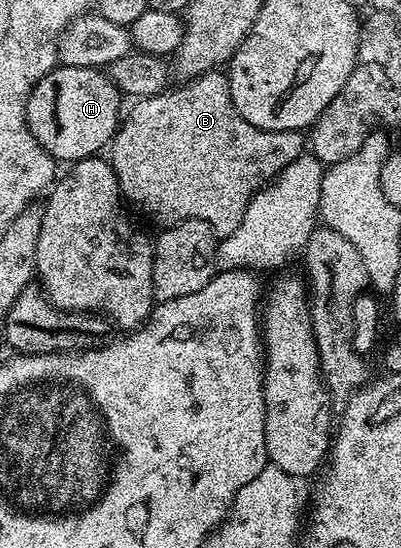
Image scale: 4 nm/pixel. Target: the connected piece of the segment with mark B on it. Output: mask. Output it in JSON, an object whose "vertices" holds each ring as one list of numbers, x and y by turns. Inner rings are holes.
{"vertices":[[214,70,211,72,205,72,202,76,198,76,196,78,190,79,188,82,182,83,185,84,182,88,174,87,172,90,166,90,161,92,157,96,152,96,151,98,143,98,142,100,136,101,132,106,133,109,128,109,127,115,122,119,116,134,114,134,111,141,111,153,113,152,113,156,111,155,111,163,113,165,113,169,115,170,115,174,117,175,117,181,119,182,119,186,121,187,121,195,124,197,126,201,130,205,133,204,137,208,142,208,143,211,146,212,147,215,150,216,151,219,154,220,155,223,161,224,157,226,168,226,170,224,178,224,179,222,183,222,184,220,205,220,210,224,213,228,213,233,216,234,217,237,222,238,224,236,229,236,235,233,235,230,238,229,239,224,243,221,244,211,247,210,248,204,251,202,252,198,261,188,264,188,265,185,272,183,273,180,277,179,277,176,280,172,288,166,289,163,295,162,297,158,306,151,307,146,305,146,304,135,301,132,276,132,275,130,259,130,259,126,251,126,251,122,247,122,247,118,243,118,238,114,235,110,235,106,231,102,231,86,229,85,228,75,224,71]]}

